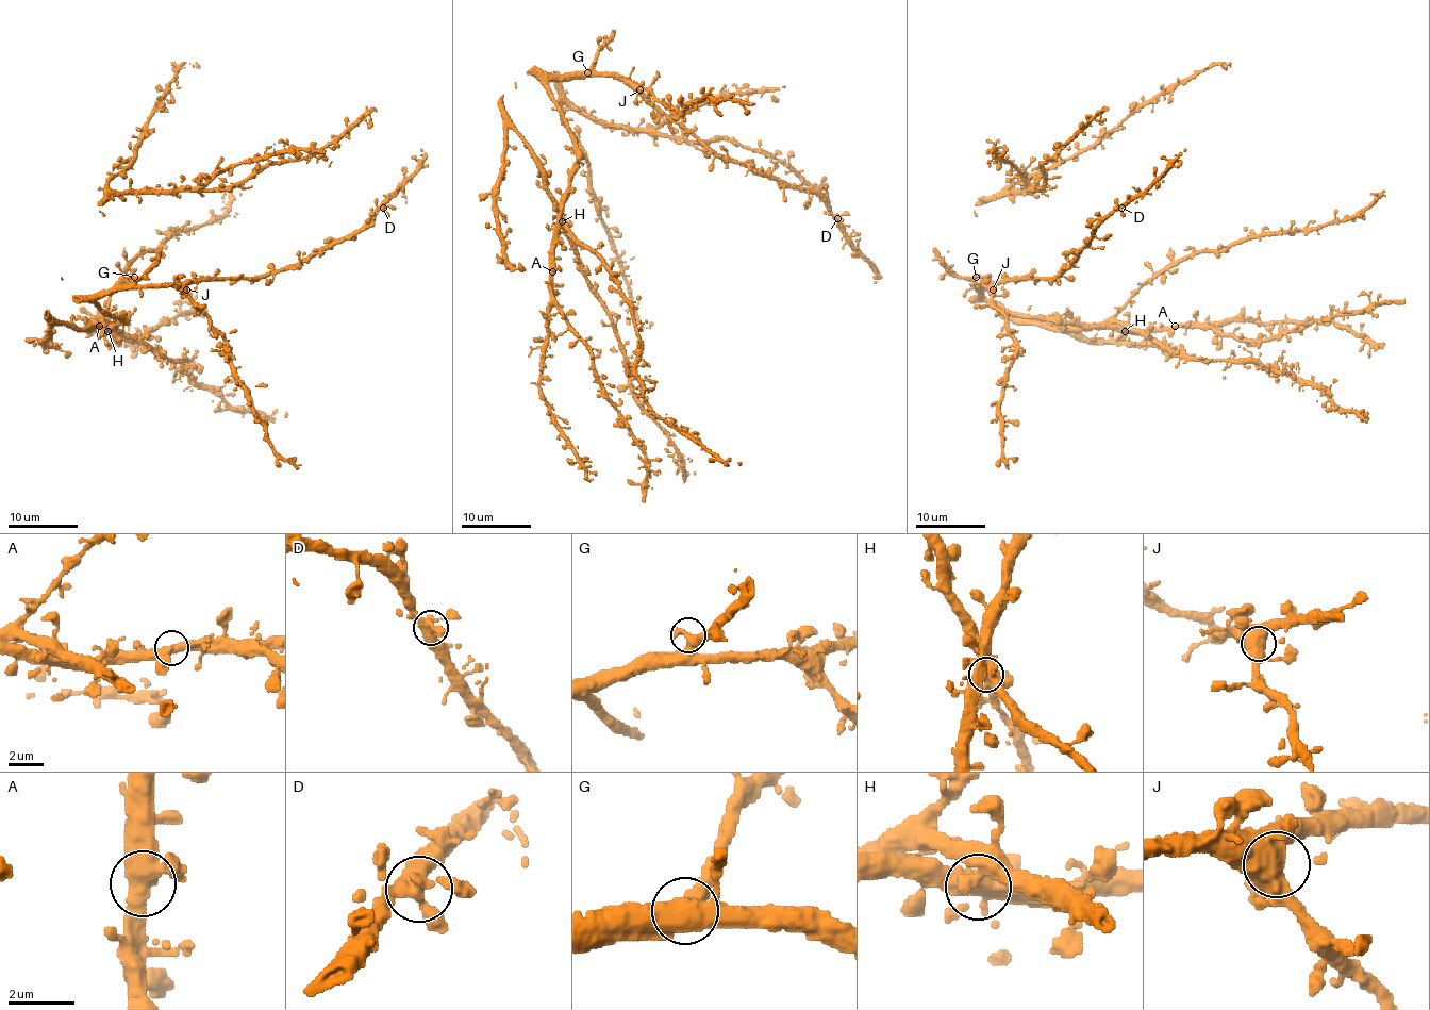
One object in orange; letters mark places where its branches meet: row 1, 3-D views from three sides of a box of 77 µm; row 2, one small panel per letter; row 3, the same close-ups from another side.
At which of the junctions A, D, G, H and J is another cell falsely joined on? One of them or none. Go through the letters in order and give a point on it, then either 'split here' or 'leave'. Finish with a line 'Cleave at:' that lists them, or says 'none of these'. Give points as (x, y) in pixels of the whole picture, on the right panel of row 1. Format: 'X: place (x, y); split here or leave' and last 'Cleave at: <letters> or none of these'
A: place (1175, 326); leave
D: place (1121, 208); leave
G: place (976, 277); leave
H: place (1125, 331); leave
J: place (993, 290); leave
Cleave at: none of these

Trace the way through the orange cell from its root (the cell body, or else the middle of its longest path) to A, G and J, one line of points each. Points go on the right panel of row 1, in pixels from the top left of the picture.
A: (995, 303), (1015, 313), (1061, 320), (1064, 324), (1106, 326), (1119, 331), (1171, 329), (1175, 326)
G: (995, 303), (982, 298), (974, 280), (976, 277)
J: (995, 303), (984, 299), (979, 293), (981, 285), (993, 290)

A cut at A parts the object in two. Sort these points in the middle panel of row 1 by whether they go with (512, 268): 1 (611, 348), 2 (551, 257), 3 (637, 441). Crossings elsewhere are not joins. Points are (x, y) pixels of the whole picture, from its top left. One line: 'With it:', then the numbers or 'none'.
With it: 1, 2

